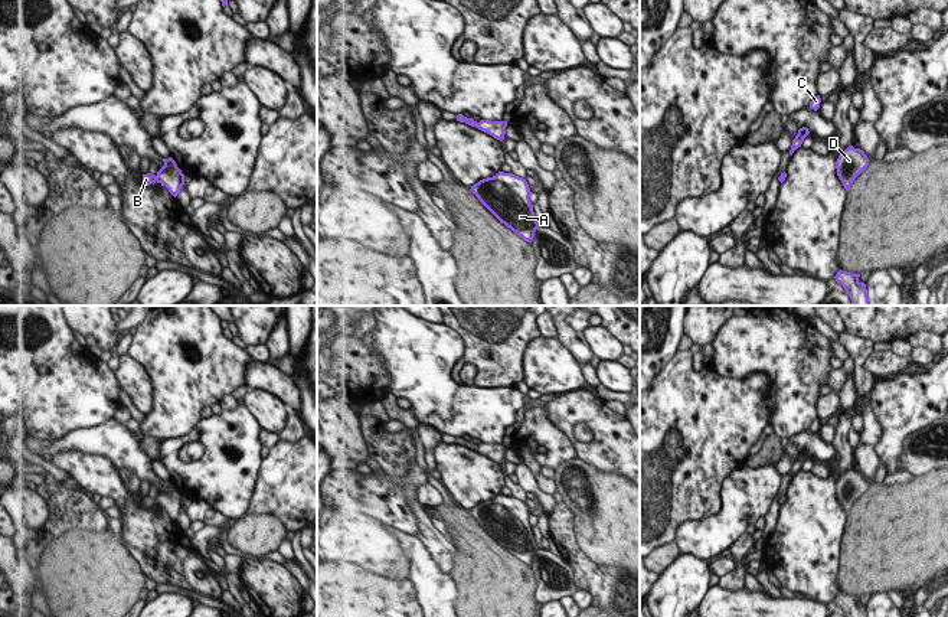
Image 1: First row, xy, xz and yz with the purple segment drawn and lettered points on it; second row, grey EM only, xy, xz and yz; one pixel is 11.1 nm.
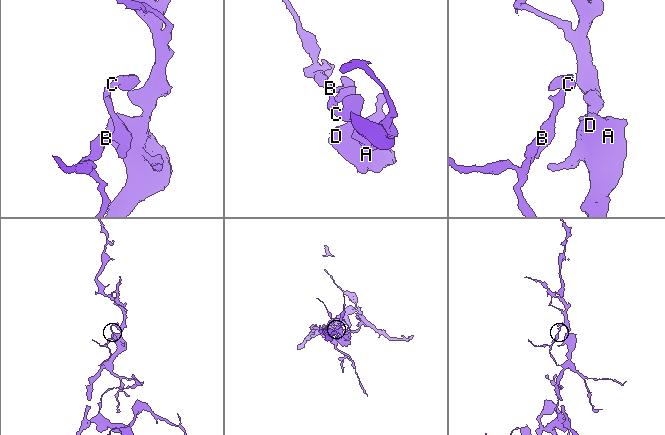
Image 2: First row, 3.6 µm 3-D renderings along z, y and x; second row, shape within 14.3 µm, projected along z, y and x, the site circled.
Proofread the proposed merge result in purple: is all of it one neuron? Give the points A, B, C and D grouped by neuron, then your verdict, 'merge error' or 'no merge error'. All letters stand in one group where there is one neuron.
A B C D | no merge error

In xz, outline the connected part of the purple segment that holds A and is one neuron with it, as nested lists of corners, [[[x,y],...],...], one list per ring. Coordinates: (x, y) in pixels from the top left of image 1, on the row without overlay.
[[[498,494],[471,509],[478,523],[507,551],[532,565],[540,549],[530,525],[530,510],[526,502],[513,496]]]

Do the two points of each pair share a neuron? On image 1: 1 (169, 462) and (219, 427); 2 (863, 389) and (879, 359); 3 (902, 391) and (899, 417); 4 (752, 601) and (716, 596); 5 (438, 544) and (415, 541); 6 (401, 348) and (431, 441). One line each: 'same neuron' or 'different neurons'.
1: same neuron
2: different neurons
3: same neuron
4: same neuron
5: different neurons
6: different neurons

